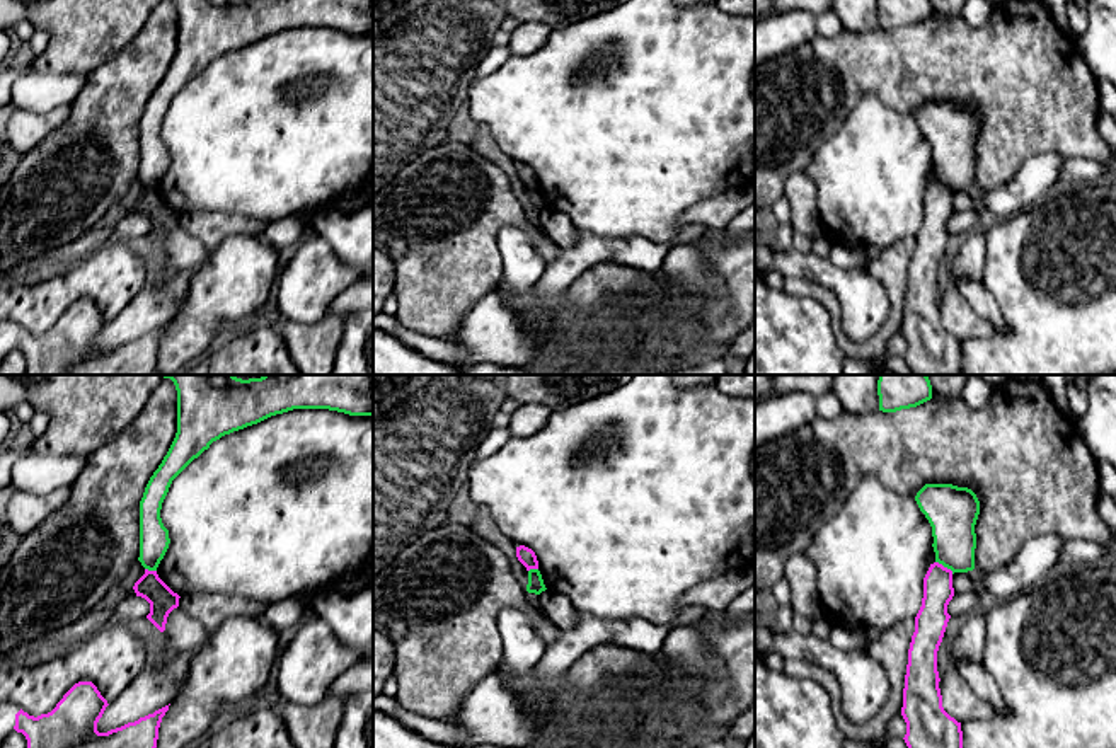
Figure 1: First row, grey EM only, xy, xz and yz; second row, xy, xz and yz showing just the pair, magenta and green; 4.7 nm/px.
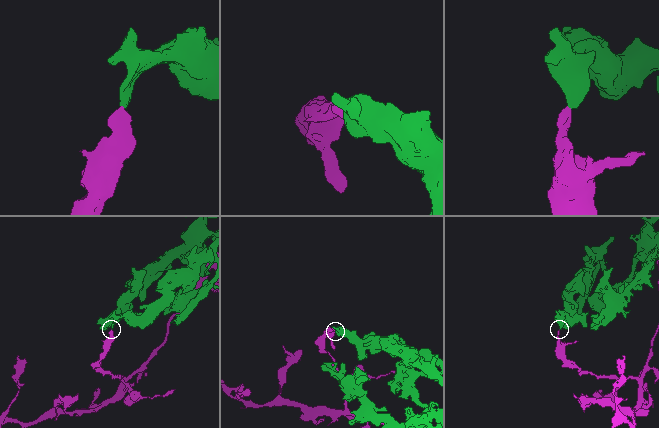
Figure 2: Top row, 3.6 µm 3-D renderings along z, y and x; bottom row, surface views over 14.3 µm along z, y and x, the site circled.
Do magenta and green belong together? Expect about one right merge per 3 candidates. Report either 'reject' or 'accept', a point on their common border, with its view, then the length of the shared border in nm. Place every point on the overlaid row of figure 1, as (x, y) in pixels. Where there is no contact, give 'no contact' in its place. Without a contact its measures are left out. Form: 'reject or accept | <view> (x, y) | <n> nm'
reject | yz (943, 566) | 110 nm

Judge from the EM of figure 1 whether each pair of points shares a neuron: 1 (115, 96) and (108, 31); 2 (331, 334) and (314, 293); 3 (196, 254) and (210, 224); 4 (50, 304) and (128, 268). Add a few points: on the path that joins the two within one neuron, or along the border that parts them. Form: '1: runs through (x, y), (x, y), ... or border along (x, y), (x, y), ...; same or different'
1: border along (140, 29), (118, 53), (104, 60), (86, 77); different
2: border along (326, 314), (310, 324), (287, 322); different
3: border along (179, 224), (210, 254); different
4: runs through (69, 287), (89, 278), (109, 276); same

